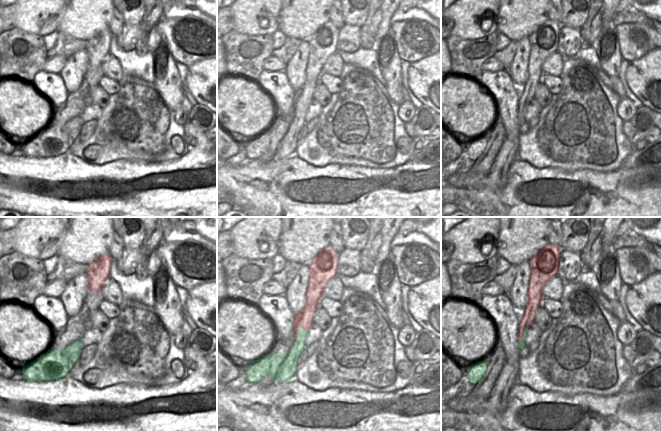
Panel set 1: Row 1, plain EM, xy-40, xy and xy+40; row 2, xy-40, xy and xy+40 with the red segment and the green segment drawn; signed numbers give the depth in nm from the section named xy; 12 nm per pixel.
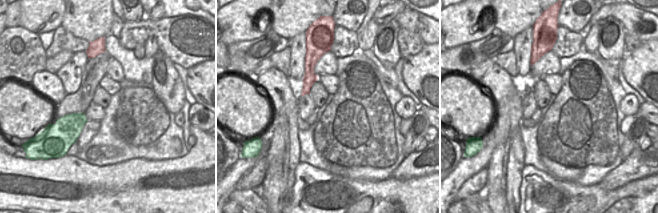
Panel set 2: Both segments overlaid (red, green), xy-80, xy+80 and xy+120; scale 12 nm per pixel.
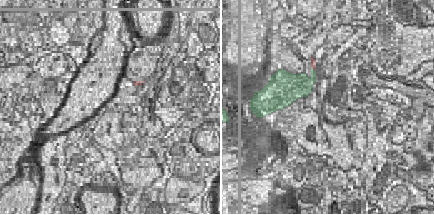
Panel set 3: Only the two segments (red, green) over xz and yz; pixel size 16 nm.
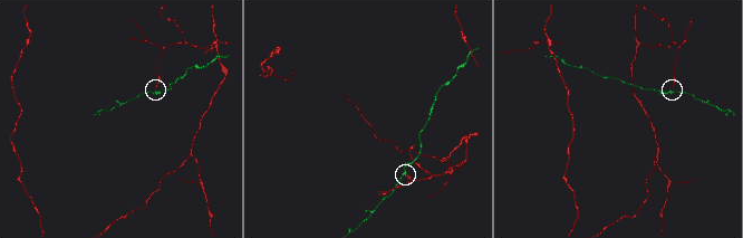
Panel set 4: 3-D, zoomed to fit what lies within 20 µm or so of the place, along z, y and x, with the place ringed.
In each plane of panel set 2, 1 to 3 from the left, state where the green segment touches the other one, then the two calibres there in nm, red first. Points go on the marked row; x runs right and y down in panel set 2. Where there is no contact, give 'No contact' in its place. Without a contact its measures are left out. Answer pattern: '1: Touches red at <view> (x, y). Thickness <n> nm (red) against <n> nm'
1: No contact
2: No contact
3: No contact

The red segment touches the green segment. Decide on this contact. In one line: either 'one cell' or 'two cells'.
two cells

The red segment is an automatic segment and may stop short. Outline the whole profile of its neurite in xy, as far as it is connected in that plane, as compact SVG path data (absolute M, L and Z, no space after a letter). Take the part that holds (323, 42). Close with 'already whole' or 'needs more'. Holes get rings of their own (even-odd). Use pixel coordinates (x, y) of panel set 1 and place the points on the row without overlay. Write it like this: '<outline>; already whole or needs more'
M329 21L322 25L307 41L310 45L308 63L306 67L306 81L304 85L295 90L294 109L298 116L298 106L303 104L306 108L313 101L313 93L319 77L323 73L323 65L328 57L336 53L339 29Z; already whole

